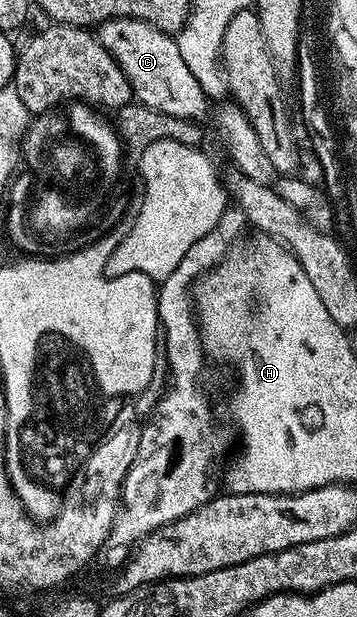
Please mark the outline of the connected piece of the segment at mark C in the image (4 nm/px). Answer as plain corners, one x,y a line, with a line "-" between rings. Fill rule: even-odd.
112,18
96,27
95,33
115,64
123,68
123,76
127,76
136,101
176,118
201,120
208,112
211,99
203,92
199,80
195,80
195,72
187,68
172,33
155,28
142,18

